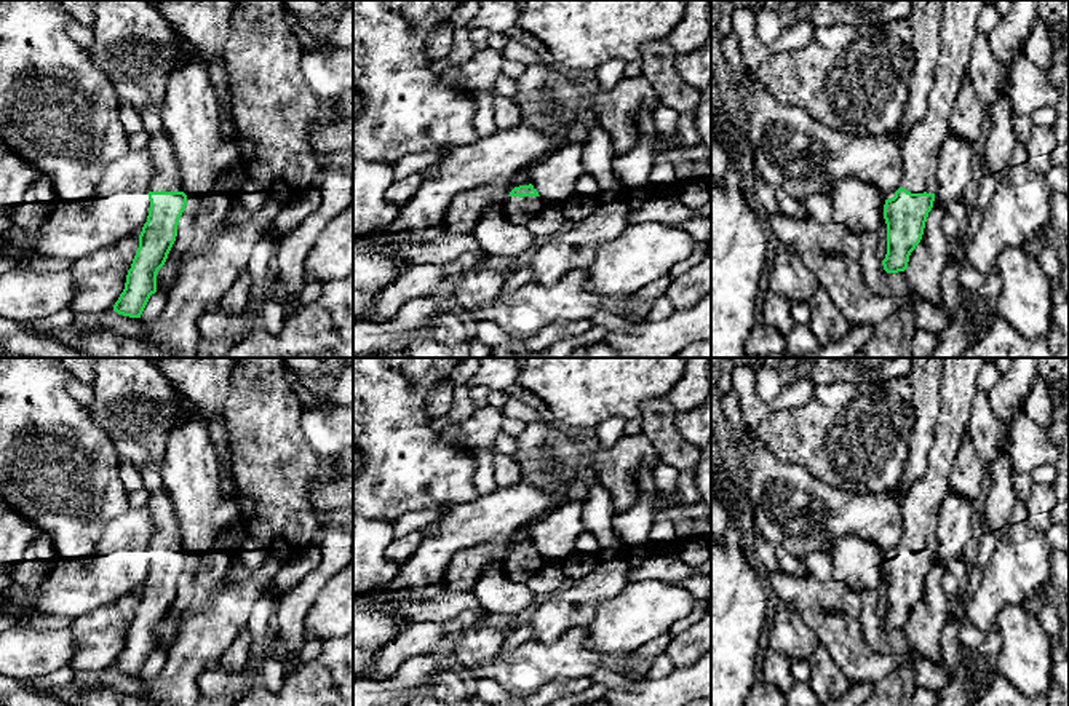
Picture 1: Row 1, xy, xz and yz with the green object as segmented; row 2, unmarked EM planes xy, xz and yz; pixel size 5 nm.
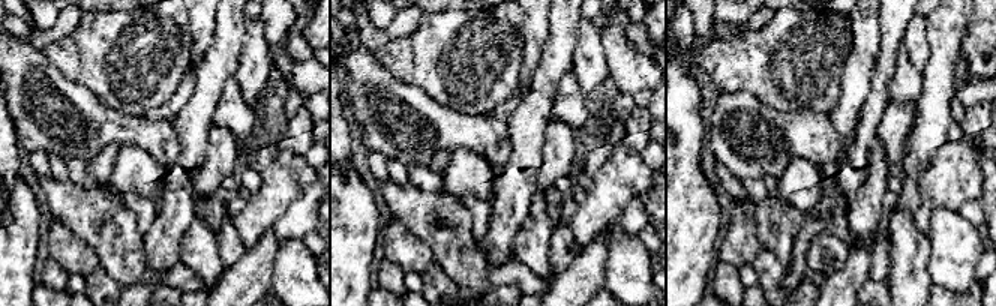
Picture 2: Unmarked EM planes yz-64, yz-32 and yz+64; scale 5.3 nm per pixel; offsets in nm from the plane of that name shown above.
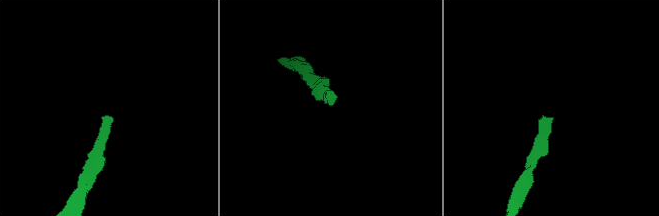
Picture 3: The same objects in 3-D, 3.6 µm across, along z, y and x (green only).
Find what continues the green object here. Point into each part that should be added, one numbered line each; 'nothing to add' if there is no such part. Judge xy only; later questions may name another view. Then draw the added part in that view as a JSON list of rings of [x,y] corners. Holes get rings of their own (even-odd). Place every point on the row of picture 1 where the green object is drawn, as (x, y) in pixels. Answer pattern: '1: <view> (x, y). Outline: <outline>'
1: xy (166, 178). Outline: [[[165,129],[149,134],[144,152],[150,155],[155,166],[149,192],[184,192],[174,150]]]

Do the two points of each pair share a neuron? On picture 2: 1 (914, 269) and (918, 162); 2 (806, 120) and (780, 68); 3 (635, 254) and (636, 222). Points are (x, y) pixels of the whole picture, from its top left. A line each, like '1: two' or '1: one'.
1: one
2: two
3: two

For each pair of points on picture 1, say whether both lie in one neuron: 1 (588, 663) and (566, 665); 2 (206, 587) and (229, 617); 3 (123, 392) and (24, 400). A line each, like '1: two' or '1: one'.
1: one
2: two
3: two

